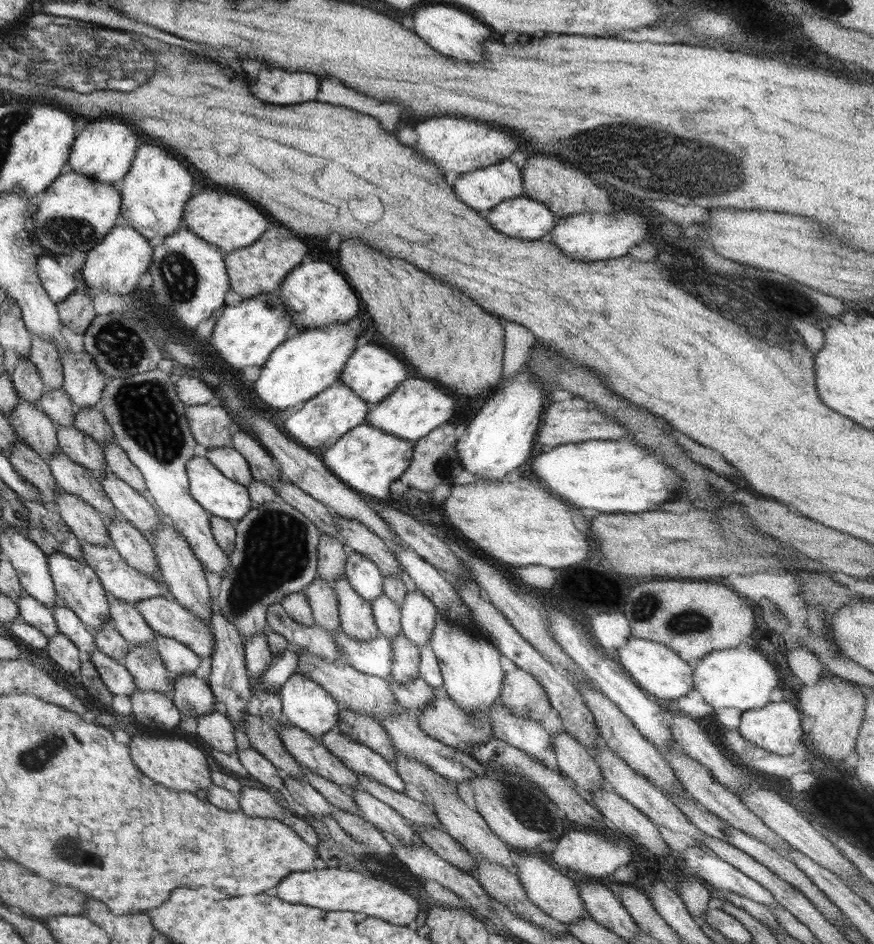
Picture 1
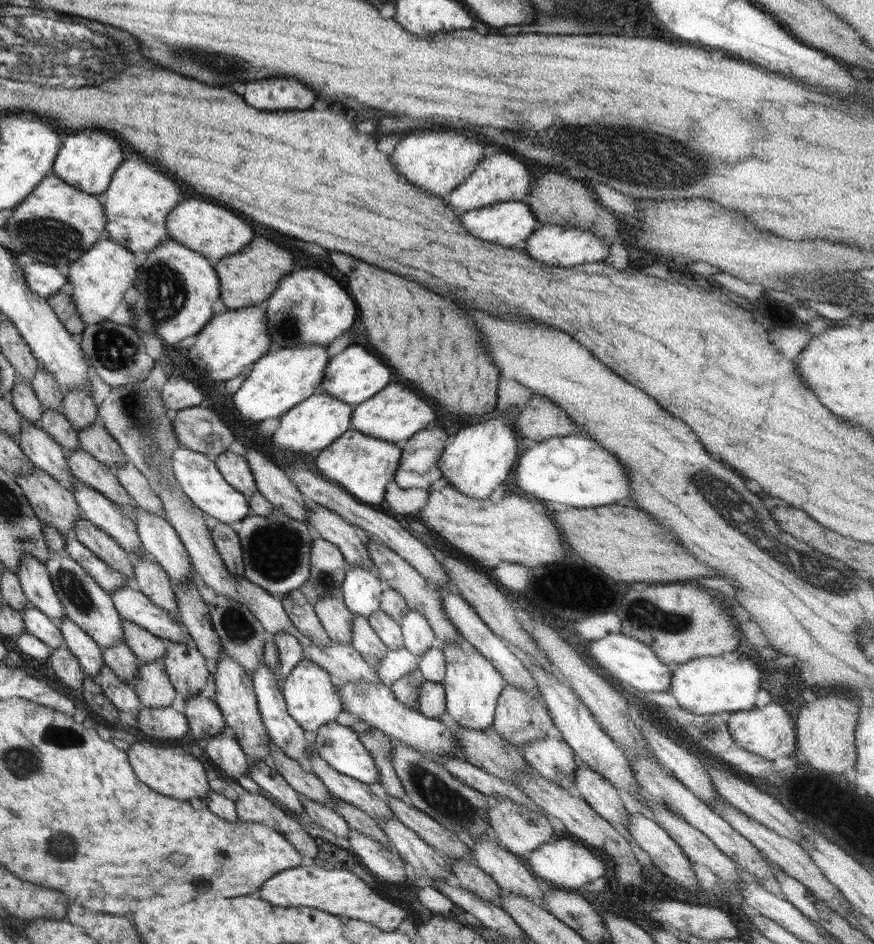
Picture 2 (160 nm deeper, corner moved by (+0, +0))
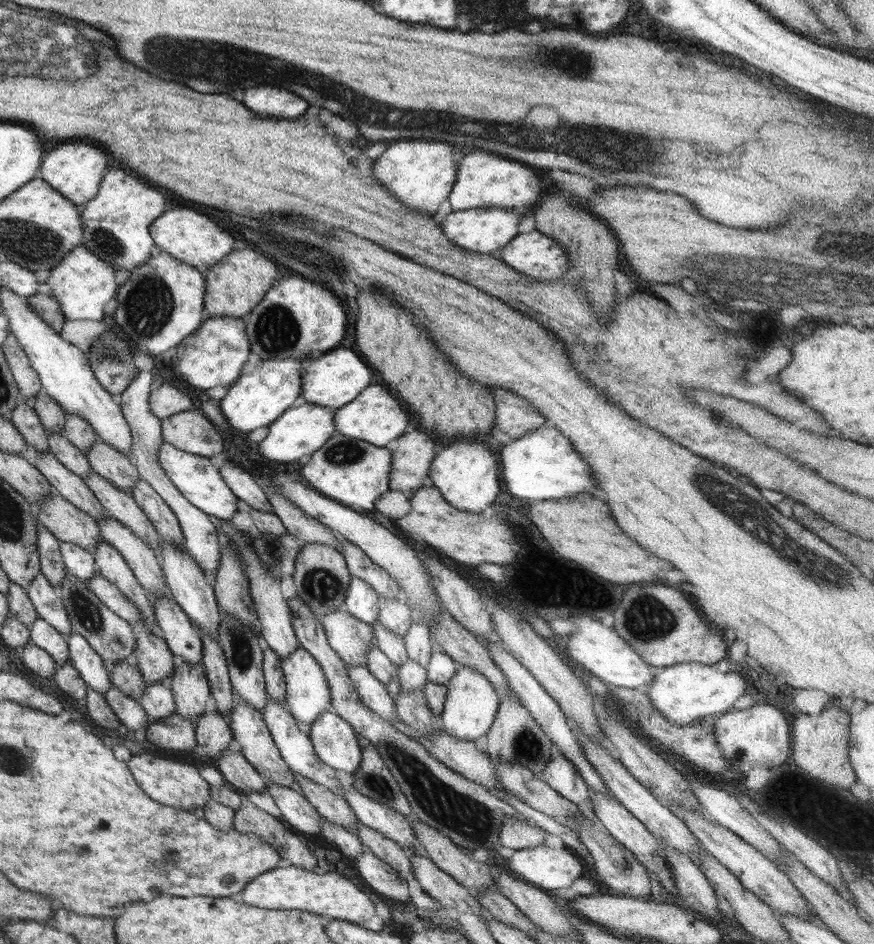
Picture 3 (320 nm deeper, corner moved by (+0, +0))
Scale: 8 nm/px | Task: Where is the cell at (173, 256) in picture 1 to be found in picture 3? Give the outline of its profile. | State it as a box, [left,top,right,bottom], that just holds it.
[112,251,206,358]

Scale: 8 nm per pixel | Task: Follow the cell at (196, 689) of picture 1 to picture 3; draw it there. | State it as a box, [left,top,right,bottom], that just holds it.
[194,713,233,758]

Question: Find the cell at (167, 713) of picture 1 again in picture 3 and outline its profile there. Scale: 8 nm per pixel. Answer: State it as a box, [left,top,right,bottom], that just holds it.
[146,712,197,754]

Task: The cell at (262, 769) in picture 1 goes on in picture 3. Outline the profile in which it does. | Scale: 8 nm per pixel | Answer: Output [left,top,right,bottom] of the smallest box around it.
[267,782,323,836]

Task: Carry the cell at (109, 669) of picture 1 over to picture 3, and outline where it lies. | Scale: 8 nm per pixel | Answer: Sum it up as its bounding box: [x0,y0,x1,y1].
[103,684,152,732]

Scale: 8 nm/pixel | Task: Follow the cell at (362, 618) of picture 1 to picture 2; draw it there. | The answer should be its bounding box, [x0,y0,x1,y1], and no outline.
[351,614,389,667]

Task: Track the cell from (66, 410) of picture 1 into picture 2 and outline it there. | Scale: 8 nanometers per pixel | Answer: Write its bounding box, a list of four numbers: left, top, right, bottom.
[37,408,81,452]

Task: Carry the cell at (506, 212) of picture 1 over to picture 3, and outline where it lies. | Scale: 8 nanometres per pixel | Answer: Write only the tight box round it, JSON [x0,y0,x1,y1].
[442,208,518,254]

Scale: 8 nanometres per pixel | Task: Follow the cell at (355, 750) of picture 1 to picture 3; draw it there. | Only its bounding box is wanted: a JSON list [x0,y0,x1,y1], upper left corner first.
[307,712,363,774]

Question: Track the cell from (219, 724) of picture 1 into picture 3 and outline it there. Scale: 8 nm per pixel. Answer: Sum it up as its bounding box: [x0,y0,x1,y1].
[214,749,269,793]

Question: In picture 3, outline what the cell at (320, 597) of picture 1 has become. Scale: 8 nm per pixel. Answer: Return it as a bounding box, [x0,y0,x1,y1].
[317,610,377,666]

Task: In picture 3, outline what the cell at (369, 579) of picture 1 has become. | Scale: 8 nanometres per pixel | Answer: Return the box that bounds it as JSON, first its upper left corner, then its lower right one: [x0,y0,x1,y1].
[344,575,381,623]

